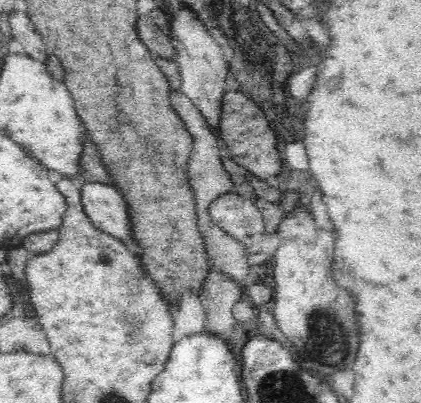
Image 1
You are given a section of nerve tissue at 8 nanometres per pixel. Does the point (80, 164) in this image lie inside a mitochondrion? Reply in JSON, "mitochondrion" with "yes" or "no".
{"mitochondrion":"no"}

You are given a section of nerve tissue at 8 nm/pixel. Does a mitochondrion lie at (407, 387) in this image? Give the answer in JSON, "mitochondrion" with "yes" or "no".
{"mitochondrion":"no"}

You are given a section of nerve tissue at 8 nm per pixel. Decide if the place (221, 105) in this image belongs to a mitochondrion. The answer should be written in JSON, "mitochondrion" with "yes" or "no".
{"mitochondrion":"no"}

